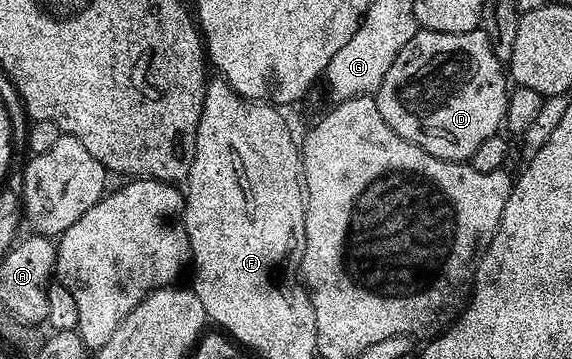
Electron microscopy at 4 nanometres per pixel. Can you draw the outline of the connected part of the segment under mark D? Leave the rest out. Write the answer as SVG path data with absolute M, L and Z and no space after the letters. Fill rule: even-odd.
M479 29L468 33L436 33L419 30L400 49L392 69L378 86L376 98L380 117L408 141L420 145L428 153L453 163L465 163L476 153L476 148L488 137L499 134L506 121L506 96L508 94L508 75L503 60L492 53L492 45L486 32Z

